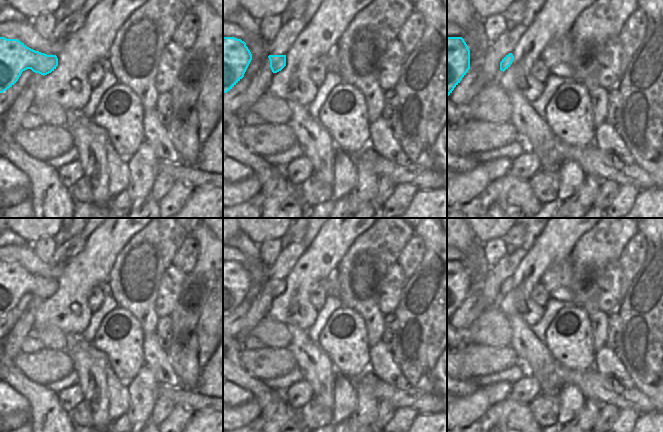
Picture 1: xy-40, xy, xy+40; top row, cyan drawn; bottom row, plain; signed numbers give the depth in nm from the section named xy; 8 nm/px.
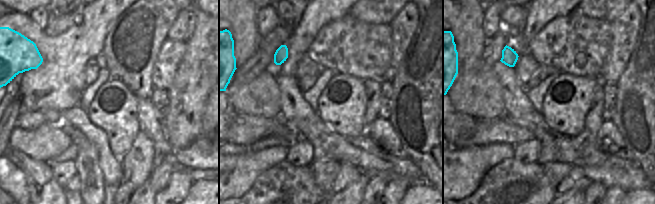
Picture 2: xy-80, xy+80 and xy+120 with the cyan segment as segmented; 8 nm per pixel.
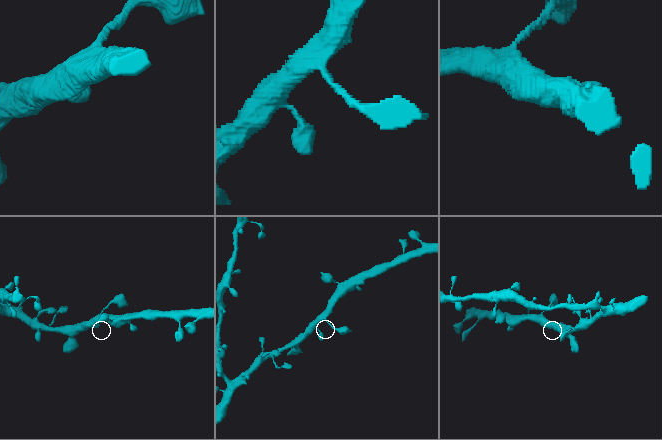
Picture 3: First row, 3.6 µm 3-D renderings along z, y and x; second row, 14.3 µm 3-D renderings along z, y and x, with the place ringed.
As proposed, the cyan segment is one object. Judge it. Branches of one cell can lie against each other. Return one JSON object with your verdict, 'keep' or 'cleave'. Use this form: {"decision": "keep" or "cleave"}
{"decision": "keep"}

